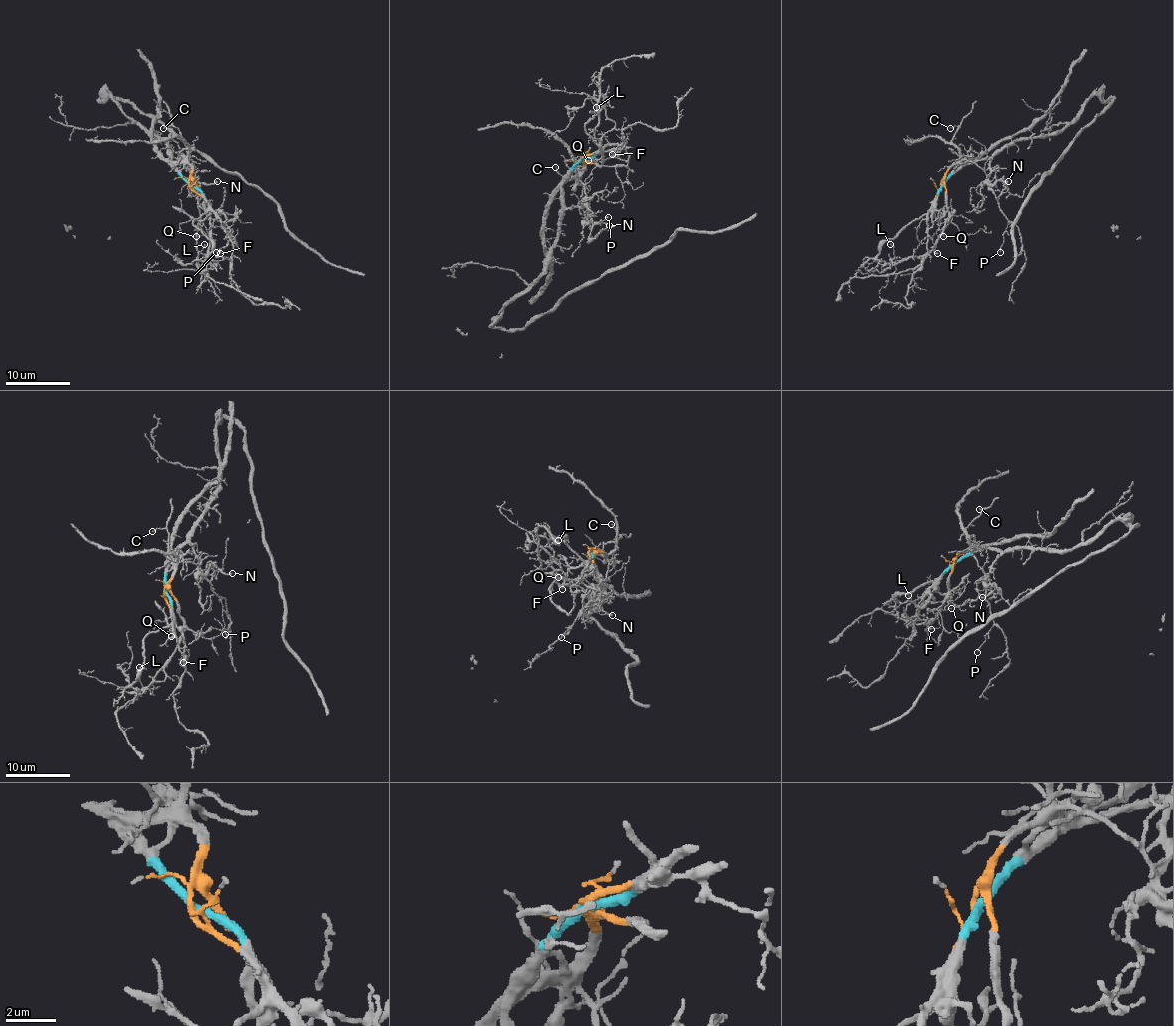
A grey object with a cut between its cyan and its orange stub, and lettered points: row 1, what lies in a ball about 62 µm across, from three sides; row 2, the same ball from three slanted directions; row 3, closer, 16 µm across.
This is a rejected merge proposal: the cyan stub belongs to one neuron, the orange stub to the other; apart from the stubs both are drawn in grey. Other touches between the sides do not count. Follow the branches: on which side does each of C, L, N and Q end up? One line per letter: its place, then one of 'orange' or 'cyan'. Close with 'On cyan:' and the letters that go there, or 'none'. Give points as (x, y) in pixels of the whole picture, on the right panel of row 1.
C: place (950, 128); orange
L: place (890, 244); orange
N: place (1008, 181); cyan
Q: place (943, 236); orange
On cyan: N

